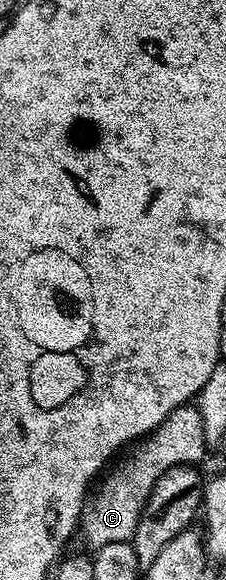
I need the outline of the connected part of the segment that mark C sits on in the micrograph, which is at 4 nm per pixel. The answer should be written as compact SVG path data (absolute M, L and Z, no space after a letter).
M187 405L172 409L172 413L168 413L162 424L145 436L134 449L135 451L114 472L111 470L97 484L98 492L96 487L82 508L80 531L81 534L86 534L87 541L92 545L91 548L131 542L155 481L173 467L201 464L200 461L208 450L208 444L203 435L203 425L197 406Z

